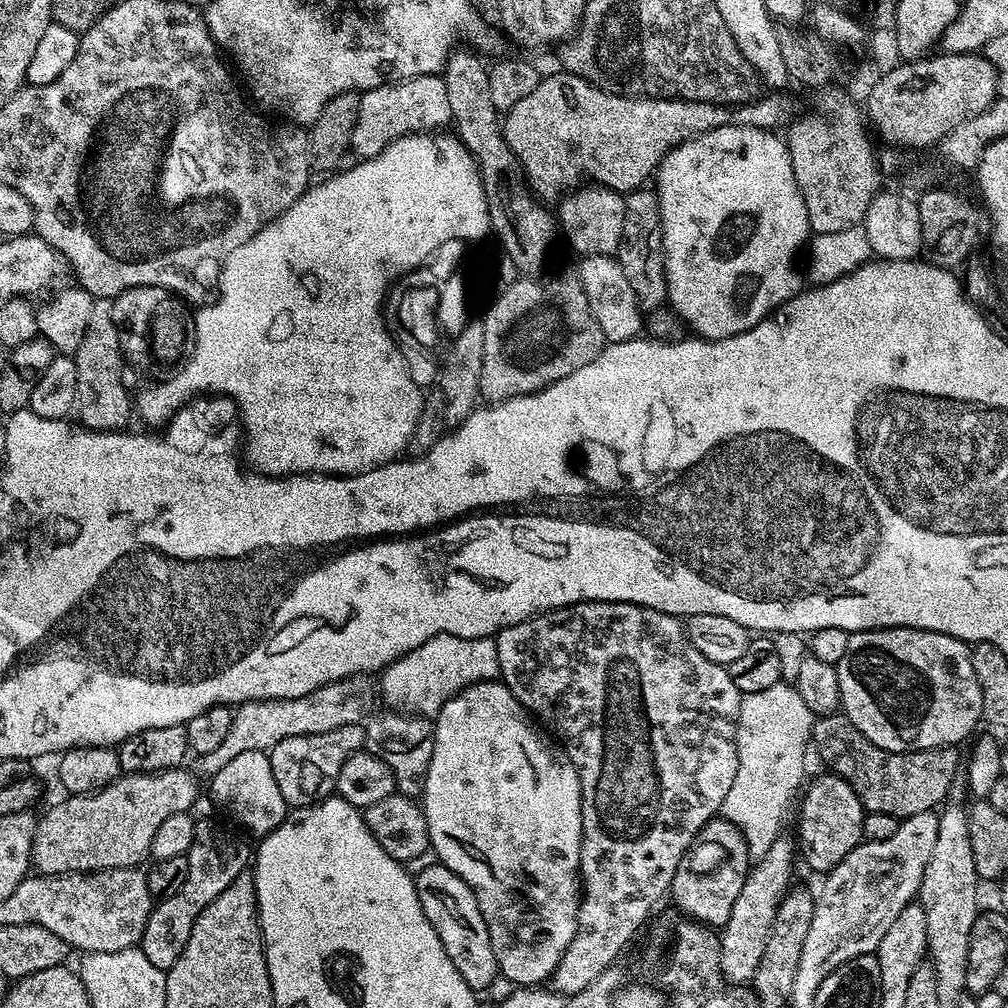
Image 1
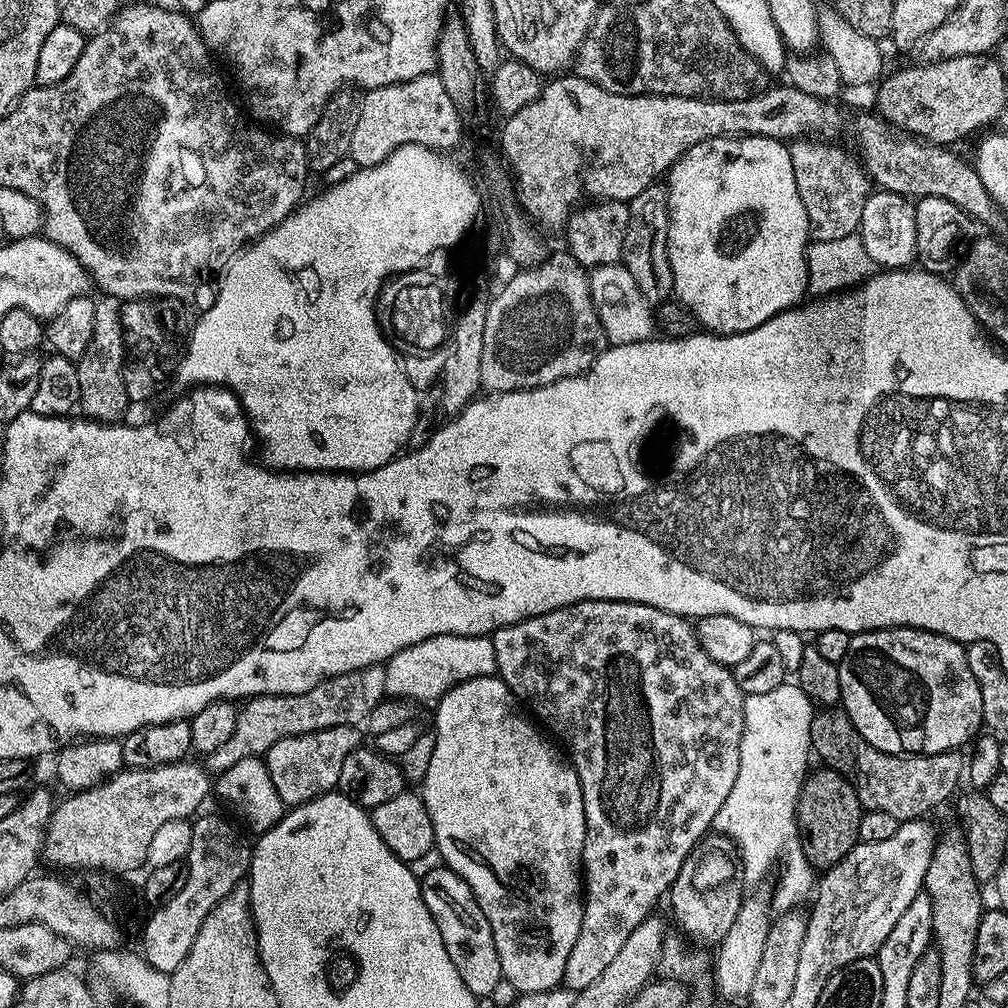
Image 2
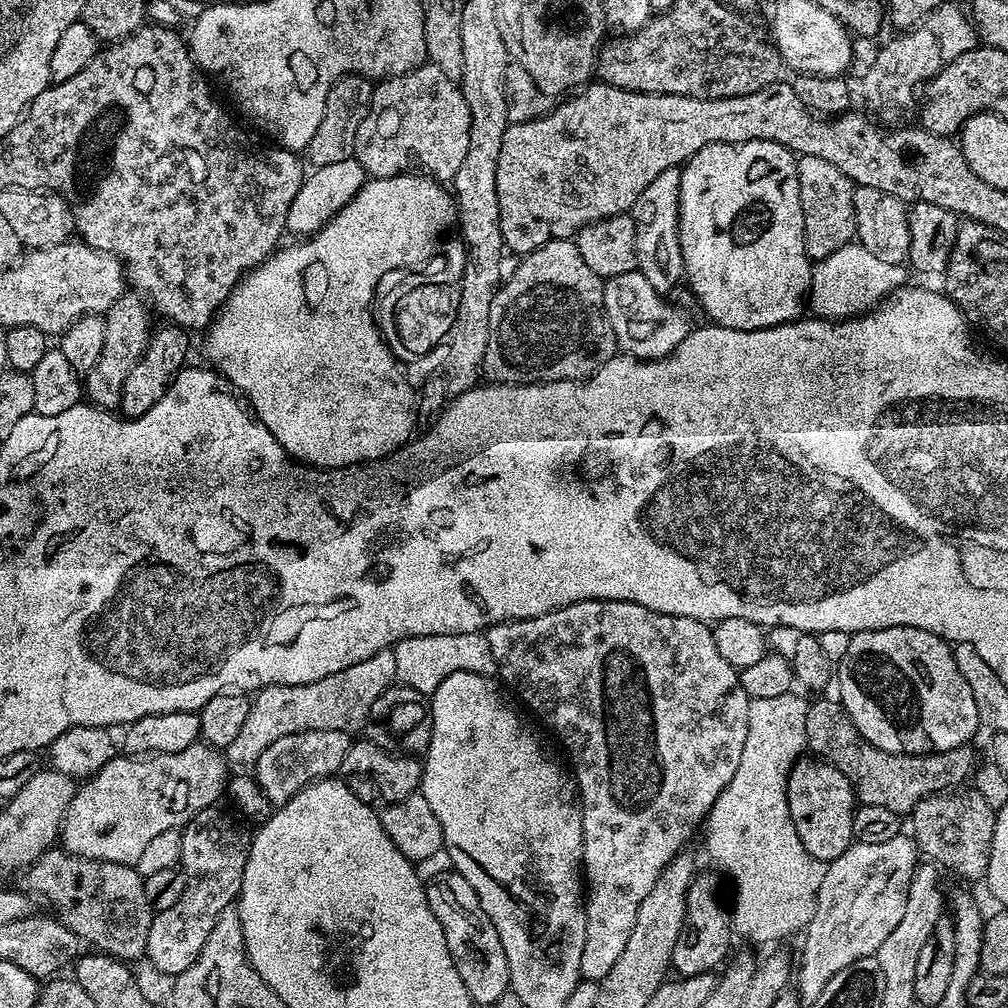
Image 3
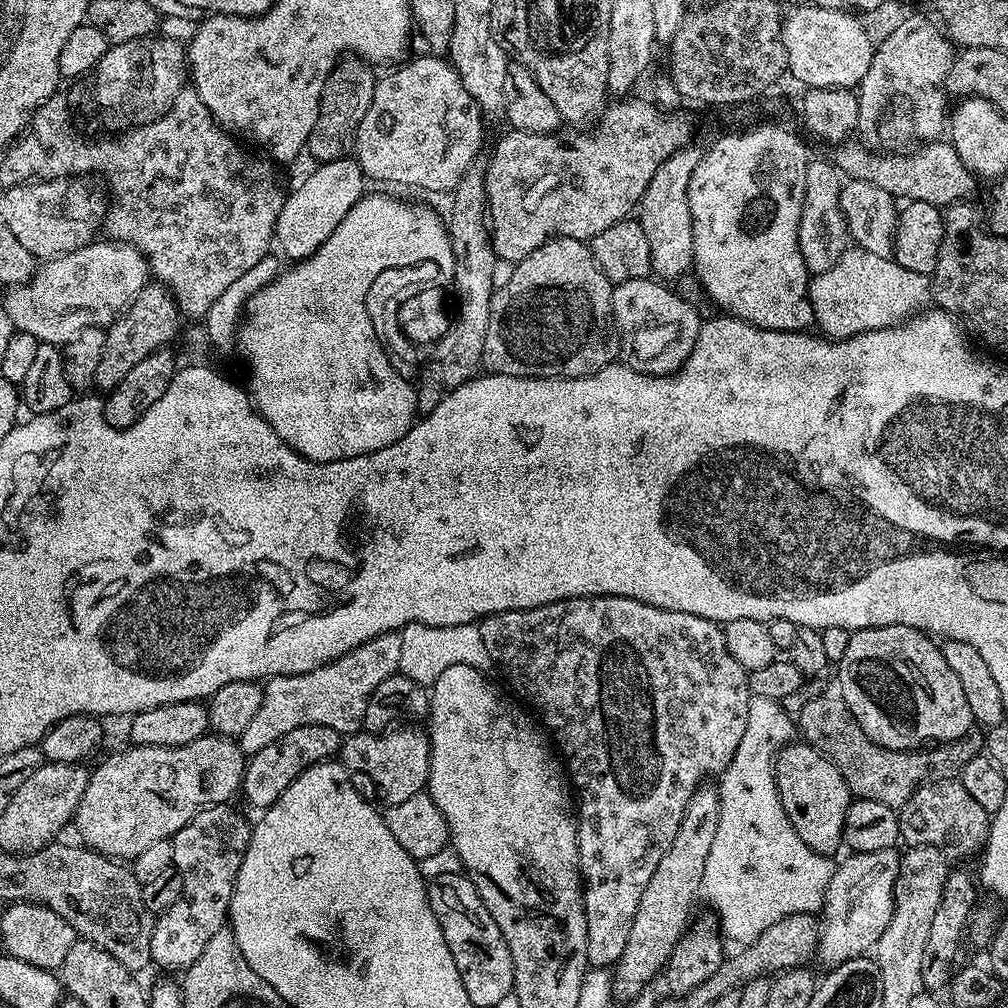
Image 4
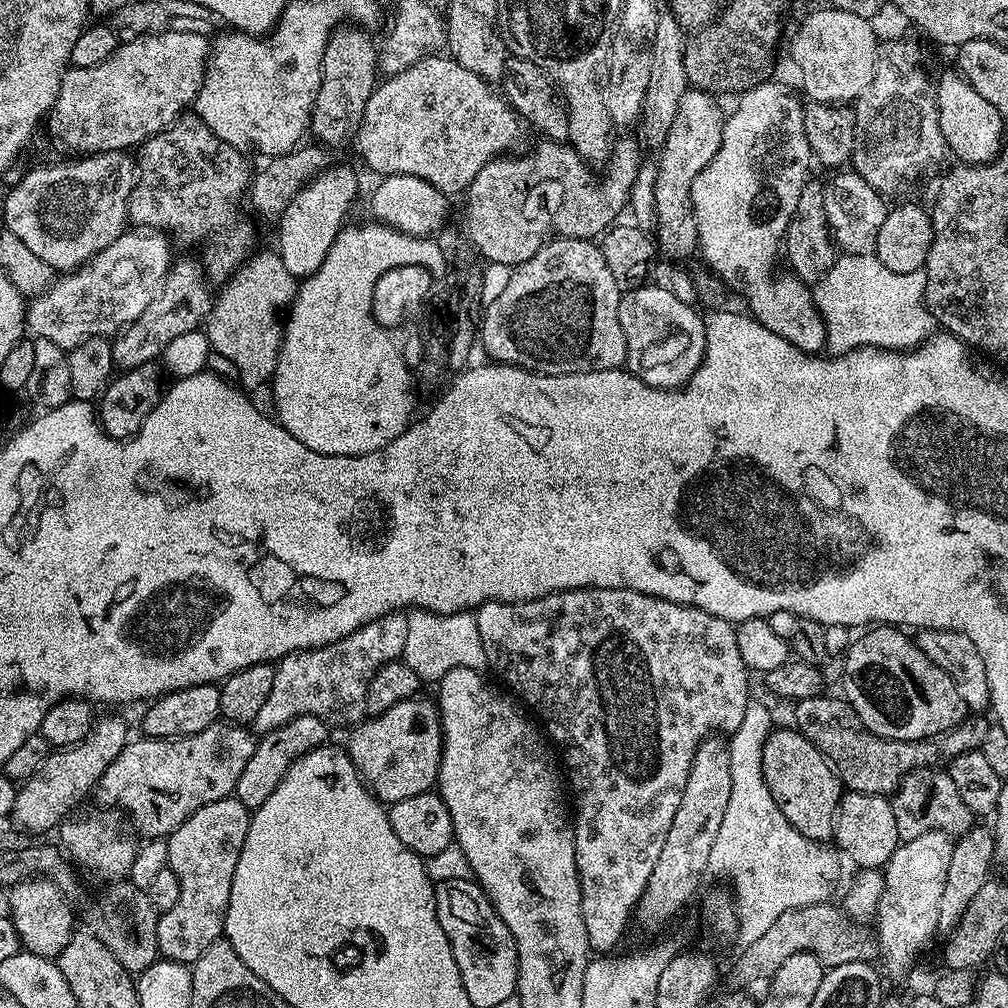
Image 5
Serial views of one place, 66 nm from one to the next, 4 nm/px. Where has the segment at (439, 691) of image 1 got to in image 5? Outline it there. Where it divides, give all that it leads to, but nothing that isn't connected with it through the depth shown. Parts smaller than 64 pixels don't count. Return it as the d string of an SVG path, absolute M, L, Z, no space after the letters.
M412 610L407 613L408 629L402 657L404 663L420 676L421 681L439 681L450 670L469 668L475 672L488 668L486 650L482 650L482 638L478 638L478 622L471 611L455 612L443 616L437 612Z

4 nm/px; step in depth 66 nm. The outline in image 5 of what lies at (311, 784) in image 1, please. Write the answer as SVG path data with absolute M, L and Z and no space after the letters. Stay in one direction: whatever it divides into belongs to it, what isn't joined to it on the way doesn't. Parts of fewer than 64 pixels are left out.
M299 716L286 722L286 726L278 726L278 730L263 733L256 741L254 754L250 754L250 762L246 762L246 770L242 770L242 775L238 777L234 793L236 800L250 810L260 808L262 802L266 802L266 798L274 794L278 782L284 777L286 770L290 770L293 762L310 750L321 747L327 741L324 739L328 732L330 725L322 718Z

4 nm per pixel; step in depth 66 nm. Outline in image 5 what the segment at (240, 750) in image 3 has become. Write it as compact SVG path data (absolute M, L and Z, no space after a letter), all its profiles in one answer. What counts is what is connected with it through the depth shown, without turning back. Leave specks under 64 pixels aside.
M403 611L387 612L373 624L362 625L338 642L284 656L276 664L274 687L262 710L258 710L258 718L252 720L251 731L263 734L278 730L278 726L286 726L286 722L299 716L322 718L330 726L359 724L368 711L366 690L370 678L383 664L403 657L407 629L408 618Z

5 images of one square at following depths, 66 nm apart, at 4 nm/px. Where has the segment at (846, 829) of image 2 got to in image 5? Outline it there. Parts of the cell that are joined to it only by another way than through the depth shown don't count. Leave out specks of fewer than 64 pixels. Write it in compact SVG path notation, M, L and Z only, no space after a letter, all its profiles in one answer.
M777 727L762 746L762 774L778 810L786 814L786 822L811 840L828 842L836 835L836 815L842 785L828 759L795 727Z

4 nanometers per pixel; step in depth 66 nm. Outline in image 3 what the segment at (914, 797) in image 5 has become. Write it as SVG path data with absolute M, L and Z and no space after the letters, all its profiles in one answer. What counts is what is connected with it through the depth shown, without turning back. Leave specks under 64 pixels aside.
M957 786L922 798L910 813L910 836L929 861L957 872L964 880L983 881L988 874L990 848L996 825L996 809L978 794L975 786Z

